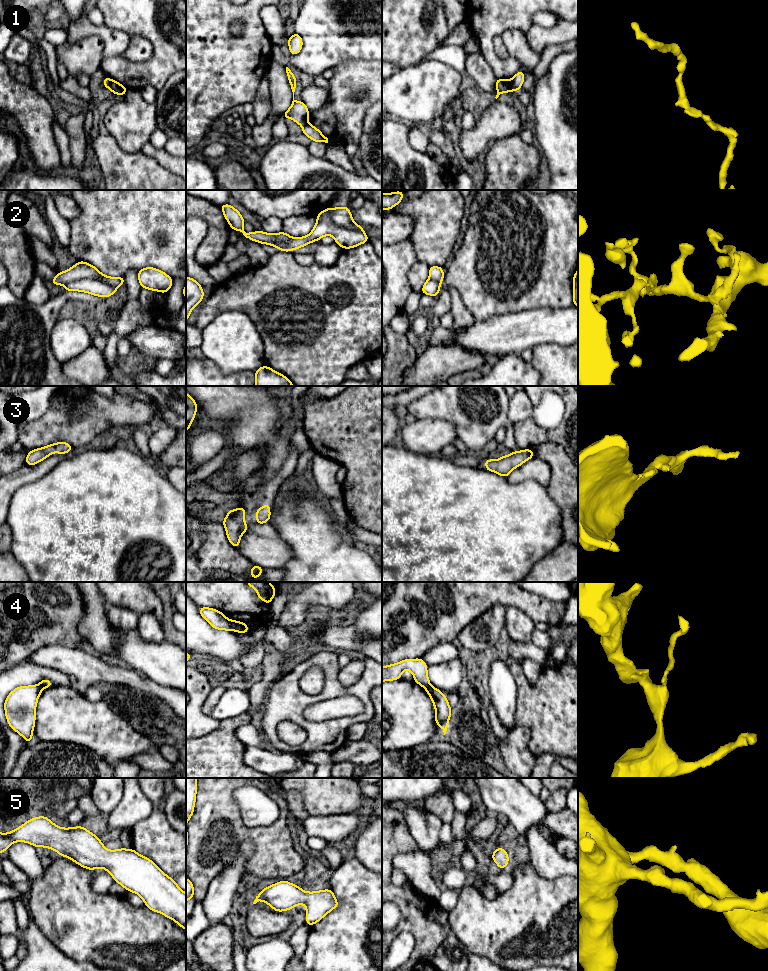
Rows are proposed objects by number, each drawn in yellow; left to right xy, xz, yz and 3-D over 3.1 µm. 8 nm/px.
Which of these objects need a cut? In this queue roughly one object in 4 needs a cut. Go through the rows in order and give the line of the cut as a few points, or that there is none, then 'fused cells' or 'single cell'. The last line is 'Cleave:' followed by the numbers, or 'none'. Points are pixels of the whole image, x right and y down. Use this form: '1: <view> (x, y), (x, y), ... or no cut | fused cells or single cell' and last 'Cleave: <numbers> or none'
1: yz (512, 79), (510, 91) | fused cells
2: xy (63, 284), (81, 279), (99, 279), (115, 287) | fused cells
3: no cut | single cell
4: xz (229, 620), (235, 630) | fused cells
5: no cut | single cell
Cleave: 1, 2, 4

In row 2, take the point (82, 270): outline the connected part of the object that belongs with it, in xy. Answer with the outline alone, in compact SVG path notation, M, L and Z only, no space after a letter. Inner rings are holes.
M79 260L78 263L73 265L70 269L67 269L64 272L58 272L50 282L54 285L64 285L81 279L97 279L112 287L118 287L125 283L124 276L108 277L102 274L95 266L81 260Z

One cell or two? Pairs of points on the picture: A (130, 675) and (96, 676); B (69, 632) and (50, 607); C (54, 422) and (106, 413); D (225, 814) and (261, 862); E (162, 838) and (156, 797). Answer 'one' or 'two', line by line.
A: one
B: one
C: one
D: one
E: one

